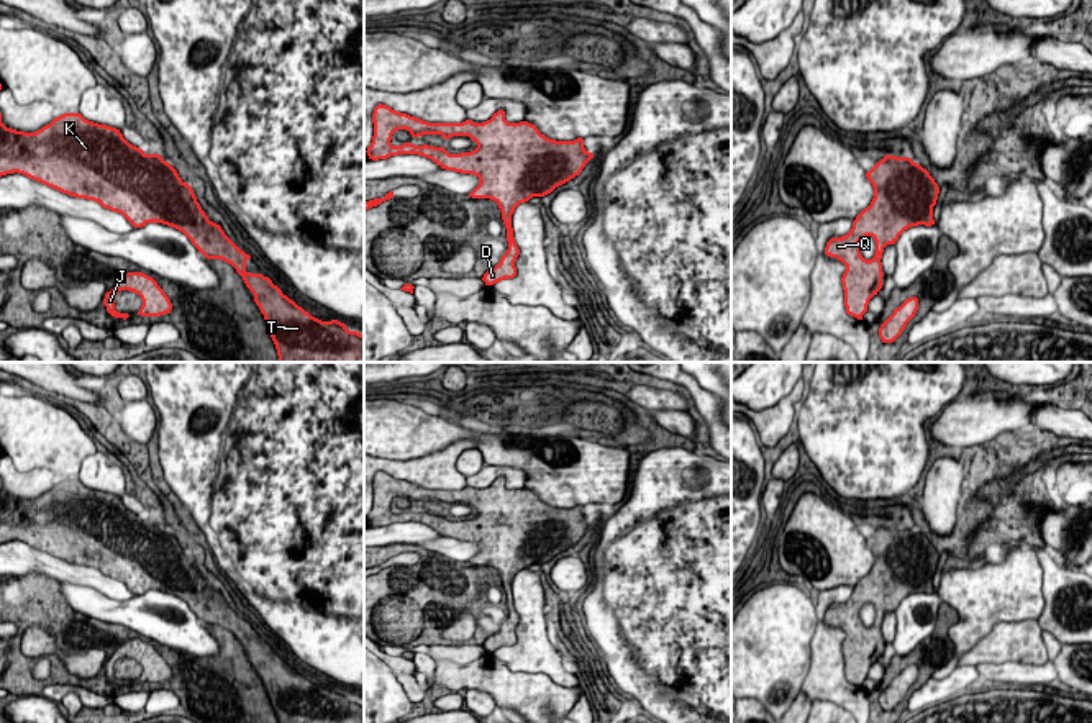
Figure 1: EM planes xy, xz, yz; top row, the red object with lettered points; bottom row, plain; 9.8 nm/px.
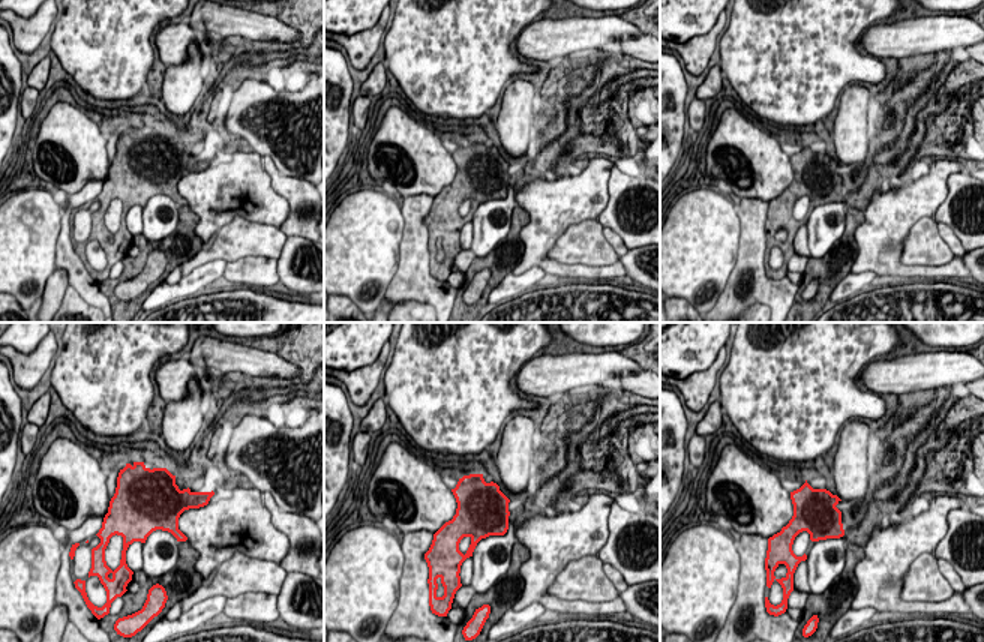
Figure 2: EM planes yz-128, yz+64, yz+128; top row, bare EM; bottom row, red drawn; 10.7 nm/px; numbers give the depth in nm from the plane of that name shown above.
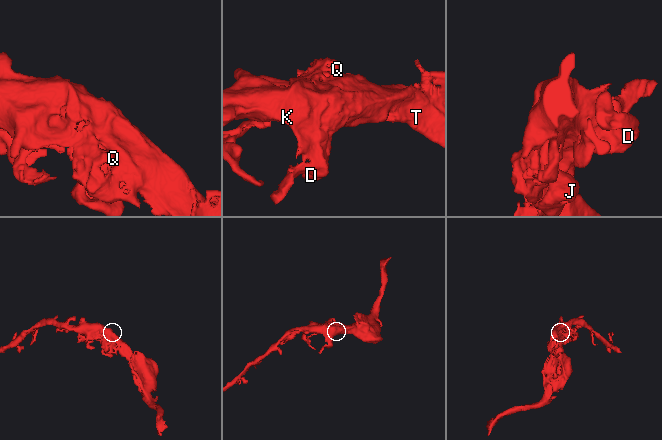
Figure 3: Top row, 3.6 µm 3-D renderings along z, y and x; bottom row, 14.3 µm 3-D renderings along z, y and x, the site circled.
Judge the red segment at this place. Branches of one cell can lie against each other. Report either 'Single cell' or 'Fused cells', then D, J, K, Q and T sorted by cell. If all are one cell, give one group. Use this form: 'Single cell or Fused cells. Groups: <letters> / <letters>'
Single cell. Groups: D J K Q T

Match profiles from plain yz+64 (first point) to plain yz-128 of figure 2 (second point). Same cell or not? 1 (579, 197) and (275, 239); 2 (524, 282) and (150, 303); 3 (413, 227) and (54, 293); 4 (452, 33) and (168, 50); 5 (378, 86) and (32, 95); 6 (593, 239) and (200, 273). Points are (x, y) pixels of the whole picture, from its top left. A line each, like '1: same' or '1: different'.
1: same
2: same
3: different
4: different
5: different
6: different

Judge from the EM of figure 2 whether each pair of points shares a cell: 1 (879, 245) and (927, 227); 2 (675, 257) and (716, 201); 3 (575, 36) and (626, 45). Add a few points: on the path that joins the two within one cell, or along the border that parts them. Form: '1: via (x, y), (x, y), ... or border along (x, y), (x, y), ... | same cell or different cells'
1: via (891, 237), (897, 231), (915, 231) | same cell
2: via (689, 243), (702, 230), (708, 215) | same cell
3: border along (644, 33), (635, 38), (623, 38), (618, 42) | different cells

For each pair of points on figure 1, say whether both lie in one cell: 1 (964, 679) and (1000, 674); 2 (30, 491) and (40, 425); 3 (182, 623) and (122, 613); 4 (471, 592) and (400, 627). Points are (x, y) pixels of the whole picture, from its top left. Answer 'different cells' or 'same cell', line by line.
1: different cells
2: same cell
3: same cell
4: same cell

